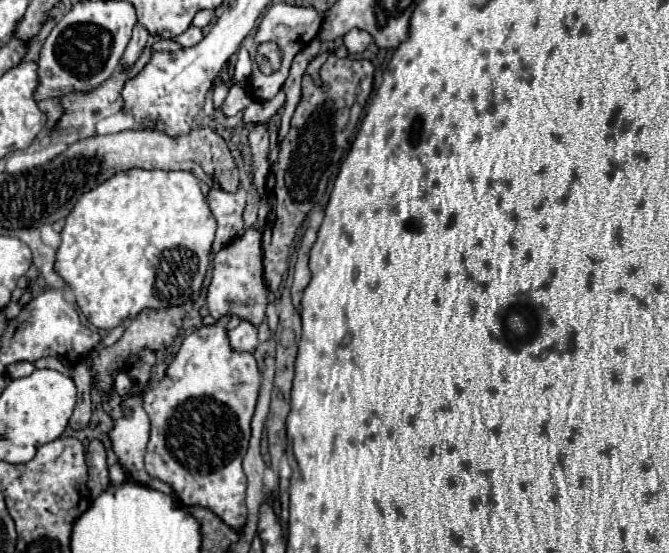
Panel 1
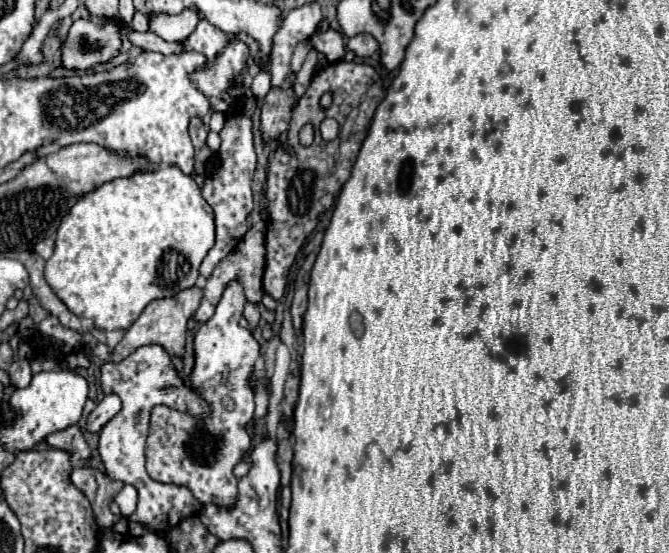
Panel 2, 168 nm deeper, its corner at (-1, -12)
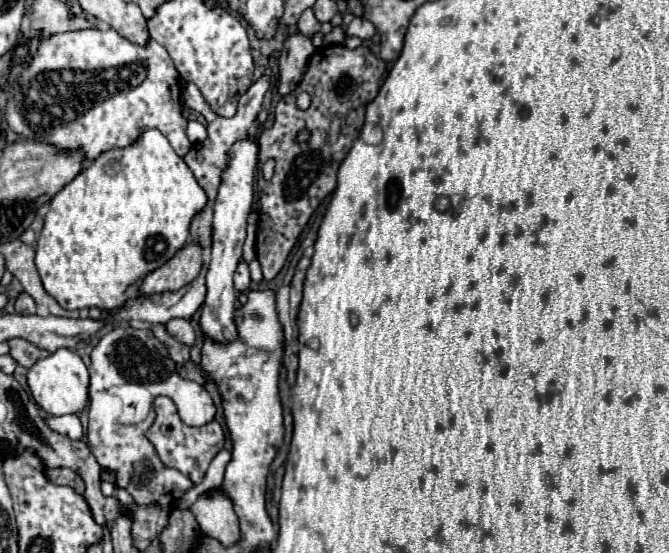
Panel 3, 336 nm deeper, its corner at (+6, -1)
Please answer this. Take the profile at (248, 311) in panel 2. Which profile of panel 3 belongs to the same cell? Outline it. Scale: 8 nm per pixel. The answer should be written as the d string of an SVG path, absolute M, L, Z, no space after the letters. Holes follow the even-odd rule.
M241 259L239 265L237 265L237 271L235 271L235 289L237 291L245 291L249 287L251 279L249 279L249 265Z

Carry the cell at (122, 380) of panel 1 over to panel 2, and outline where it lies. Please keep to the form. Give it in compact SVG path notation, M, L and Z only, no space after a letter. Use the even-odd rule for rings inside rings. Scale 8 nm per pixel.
M106 394L104 400L96 406L96 410L88 416L86 430L88 432L98 432L110 418L114 418L120 412L120 398L116 394Z

